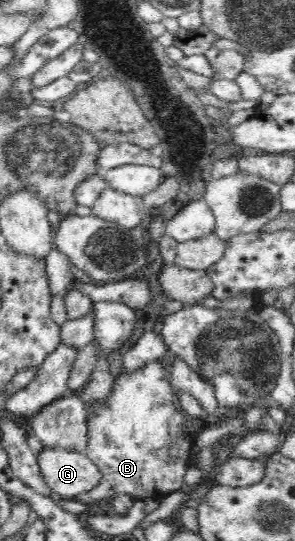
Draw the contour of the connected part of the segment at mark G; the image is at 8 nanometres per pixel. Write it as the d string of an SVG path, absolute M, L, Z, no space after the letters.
M44 447L37 454L37 463L51 492L62 499L73 500L99 486L102 479L86 453Z

